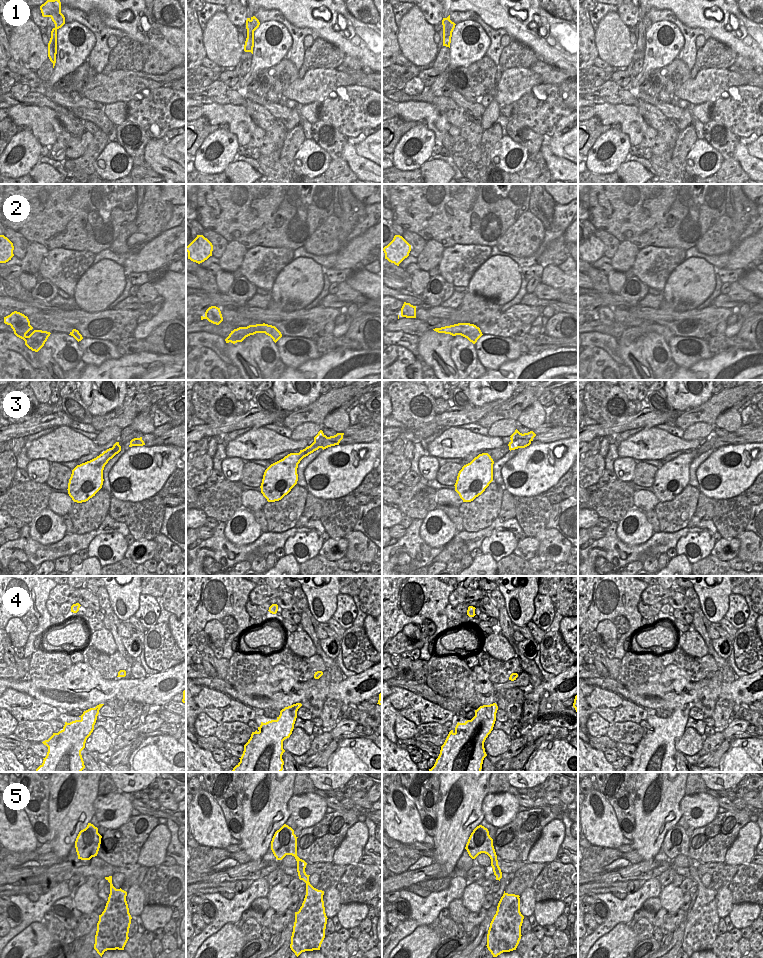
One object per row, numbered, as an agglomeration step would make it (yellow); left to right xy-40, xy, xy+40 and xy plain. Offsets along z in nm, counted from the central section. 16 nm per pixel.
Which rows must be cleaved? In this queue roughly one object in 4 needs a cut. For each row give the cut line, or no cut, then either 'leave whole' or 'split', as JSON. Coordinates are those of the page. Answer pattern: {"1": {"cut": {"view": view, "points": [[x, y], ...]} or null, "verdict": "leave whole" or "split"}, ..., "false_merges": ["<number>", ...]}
{"1": {"cut": null, "verdict": "leave whole"}, "2": {"cut": null, "verdict": "leave whole"}, "3": {"cut": null, "verdict": "leave whole"}, "4": {"cut": null, "verdict": "leave whole"}, "5": {"cut": null, "verdict": "leave whole"}, "false_merges": []}

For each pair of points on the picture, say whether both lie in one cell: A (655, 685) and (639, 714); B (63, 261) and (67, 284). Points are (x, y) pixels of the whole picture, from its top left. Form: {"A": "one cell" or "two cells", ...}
{"A": "two cells", "B": "one cell"}

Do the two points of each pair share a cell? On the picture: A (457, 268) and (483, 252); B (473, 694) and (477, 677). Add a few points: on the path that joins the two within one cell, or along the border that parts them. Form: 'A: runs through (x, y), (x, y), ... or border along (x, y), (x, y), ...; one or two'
A: runs through (463, 262), (477, 254); one
B: runs through (477, 690), (477, 681); one

